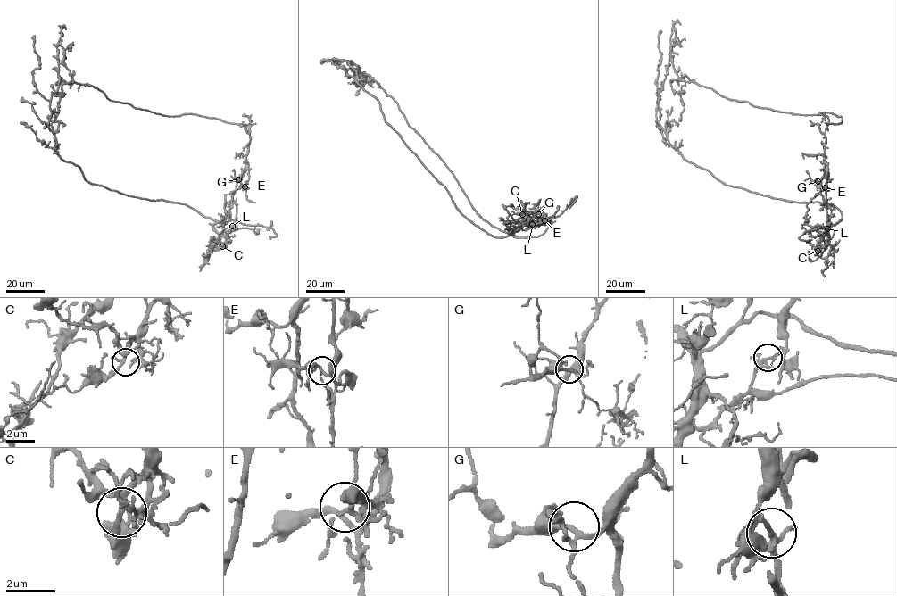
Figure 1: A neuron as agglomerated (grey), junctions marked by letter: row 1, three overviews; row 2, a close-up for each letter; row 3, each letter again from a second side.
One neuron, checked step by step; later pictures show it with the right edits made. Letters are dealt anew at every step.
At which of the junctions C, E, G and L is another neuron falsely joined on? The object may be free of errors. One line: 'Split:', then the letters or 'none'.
Split: L

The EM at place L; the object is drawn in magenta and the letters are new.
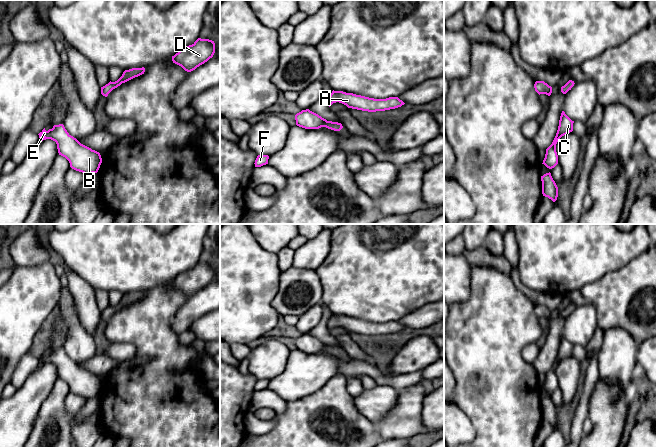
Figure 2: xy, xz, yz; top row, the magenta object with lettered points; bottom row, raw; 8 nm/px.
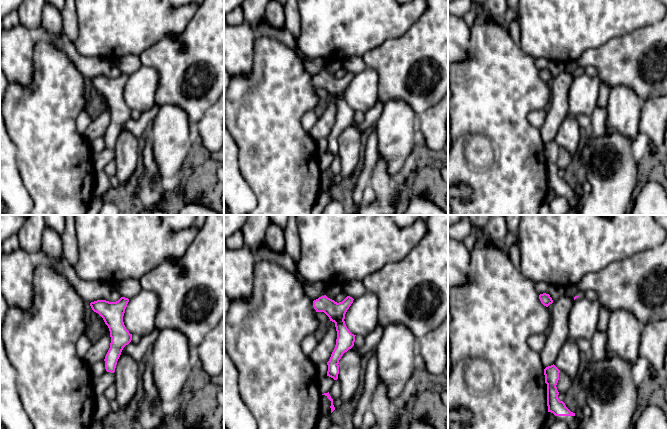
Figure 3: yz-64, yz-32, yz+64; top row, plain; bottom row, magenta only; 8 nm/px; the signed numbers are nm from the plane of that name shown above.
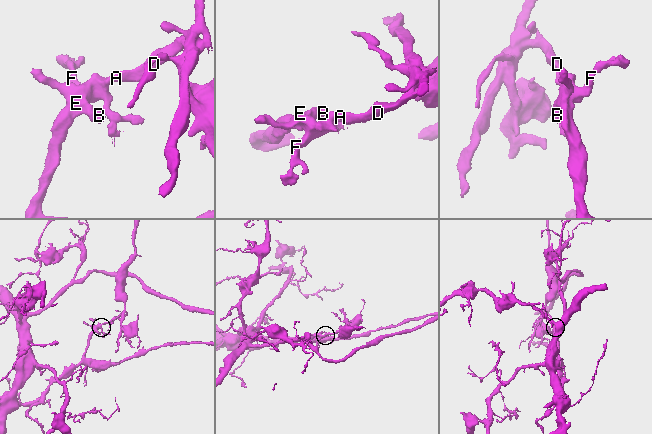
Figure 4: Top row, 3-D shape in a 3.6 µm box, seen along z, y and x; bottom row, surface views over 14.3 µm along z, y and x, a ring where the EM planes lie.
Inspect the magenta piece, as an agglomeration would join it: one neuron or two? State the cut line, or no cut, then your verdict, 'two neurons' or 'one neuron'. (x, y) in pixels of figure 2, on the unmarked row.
cut yz (535, 306), (536, 310), (541, 314), (549, 312); two neurons

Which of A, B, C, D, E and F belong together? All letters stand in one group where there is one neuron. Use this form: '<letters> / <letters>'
A D / B C E F

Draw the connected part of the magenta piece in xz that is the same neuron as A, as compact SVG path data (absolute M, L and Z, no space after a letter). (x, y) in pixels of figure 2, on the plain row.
M335 315L333 318L334 323L332 327L342 327L348 332L376 336L395 333L401 331L405 327L398 321L389 321L386 323L374 323L353 317L346 317L343 315Z

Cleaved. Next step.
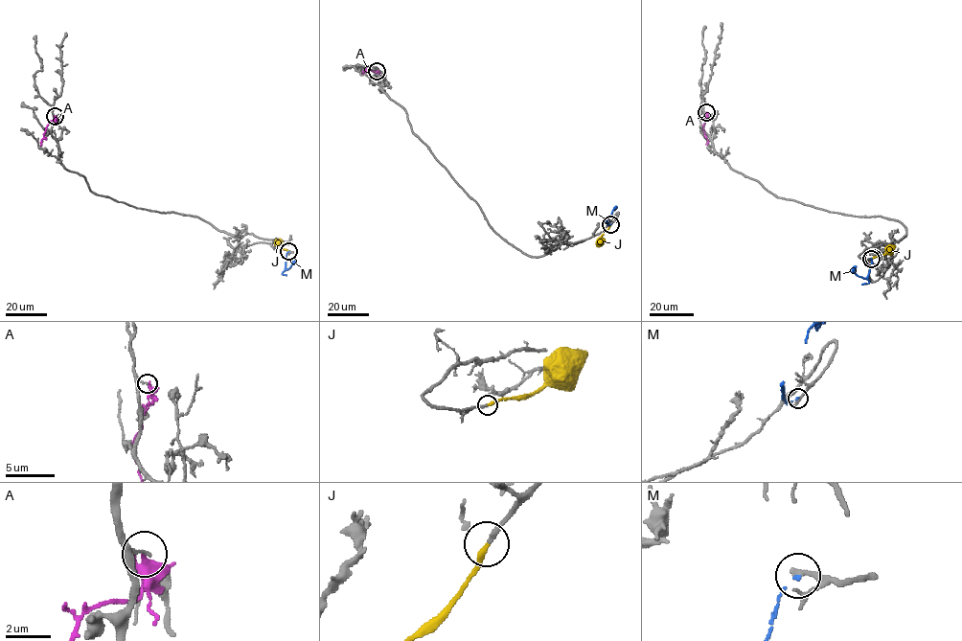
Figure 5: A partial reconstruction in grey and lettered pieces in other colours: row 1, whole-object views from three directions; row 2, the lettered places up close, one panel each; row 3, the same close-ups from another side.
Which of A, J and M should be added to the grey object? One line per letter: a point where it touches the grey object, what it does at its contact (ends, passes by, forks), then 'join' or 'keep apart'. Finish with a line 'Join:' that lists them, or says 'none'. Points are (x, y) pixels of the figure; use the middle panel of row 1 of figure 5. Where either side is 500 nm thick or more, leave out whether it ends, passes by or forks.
A: meets grey at (377, 71); it passes by; keep apart
J: meets grey at (609, 225); it ends there; join
M: meets grey at (610, 224); it ends there; keep apart
Join: J

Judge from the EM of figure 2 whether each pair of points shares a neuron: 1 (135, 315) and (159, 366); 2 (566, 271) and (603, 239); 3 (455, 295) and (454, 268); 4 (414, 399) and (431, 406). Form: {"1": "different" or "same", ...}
{"1": "same", "2": "same", "3": "same", "4": "different"}

